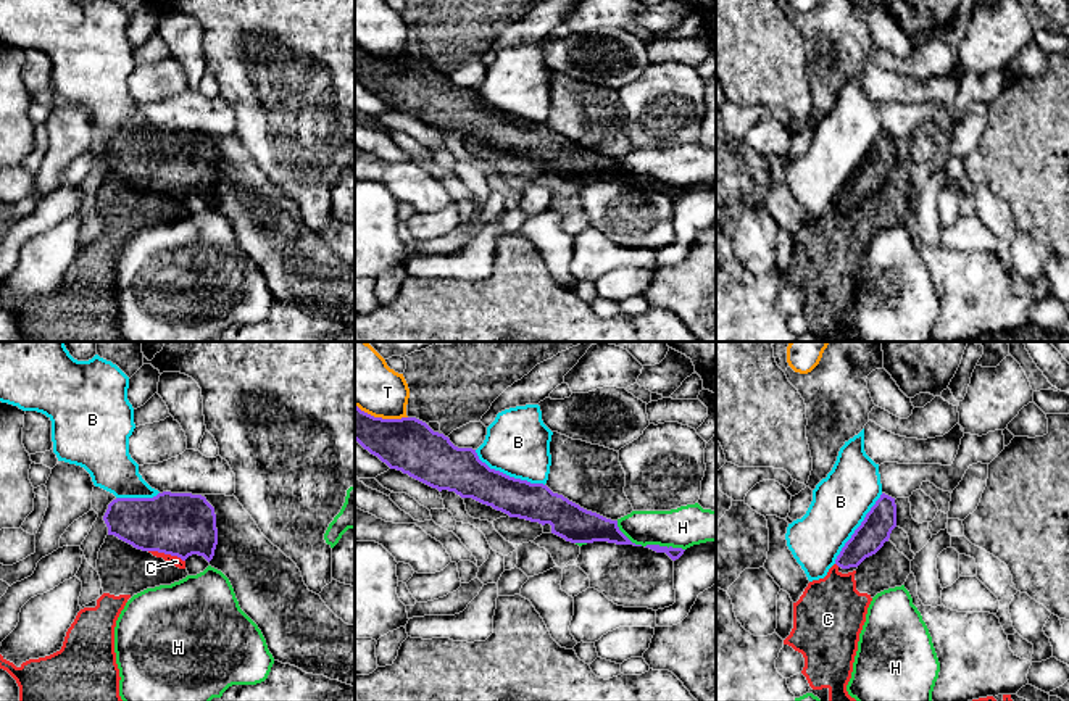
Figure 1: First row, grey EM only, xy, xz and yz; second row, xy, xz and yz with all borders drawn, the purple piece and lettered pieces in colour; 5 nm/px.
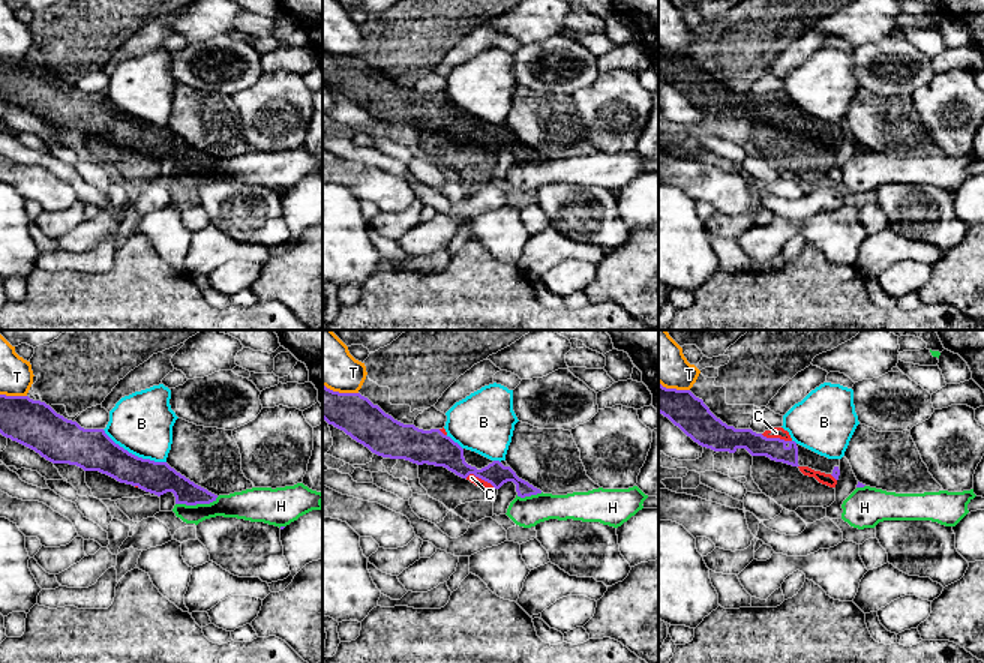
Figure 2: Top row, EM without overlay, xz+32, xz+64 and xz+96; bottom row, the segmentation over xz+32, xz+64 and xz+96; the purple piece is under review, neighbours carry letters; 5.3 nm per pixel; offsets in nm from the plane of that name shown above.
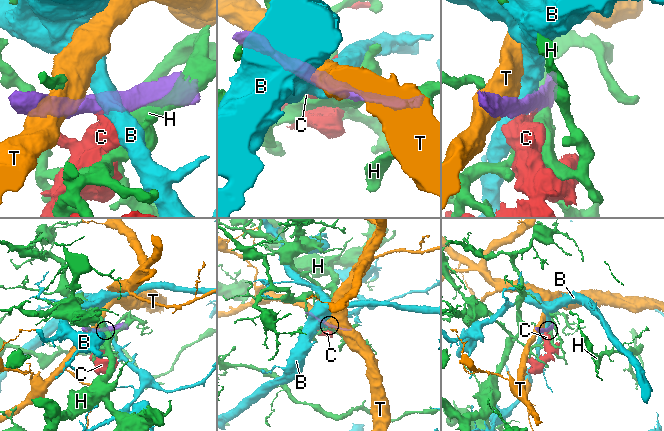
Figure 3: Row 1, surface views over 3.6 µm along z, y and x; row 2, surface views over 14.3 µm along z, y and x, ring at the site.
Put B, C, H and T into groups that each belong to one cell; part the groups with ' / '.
B / C / H / T

